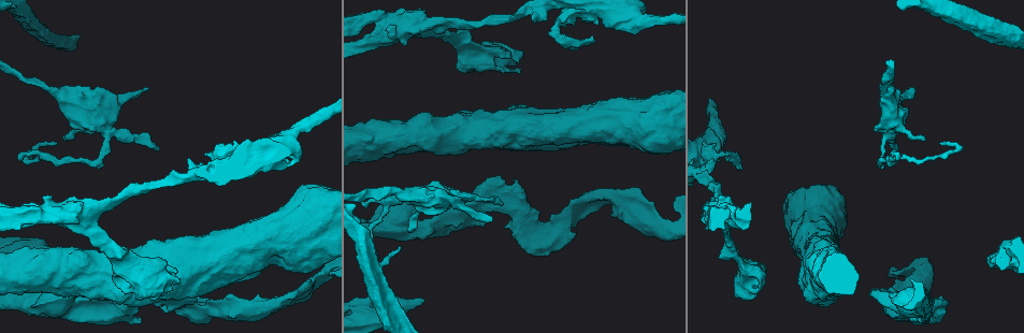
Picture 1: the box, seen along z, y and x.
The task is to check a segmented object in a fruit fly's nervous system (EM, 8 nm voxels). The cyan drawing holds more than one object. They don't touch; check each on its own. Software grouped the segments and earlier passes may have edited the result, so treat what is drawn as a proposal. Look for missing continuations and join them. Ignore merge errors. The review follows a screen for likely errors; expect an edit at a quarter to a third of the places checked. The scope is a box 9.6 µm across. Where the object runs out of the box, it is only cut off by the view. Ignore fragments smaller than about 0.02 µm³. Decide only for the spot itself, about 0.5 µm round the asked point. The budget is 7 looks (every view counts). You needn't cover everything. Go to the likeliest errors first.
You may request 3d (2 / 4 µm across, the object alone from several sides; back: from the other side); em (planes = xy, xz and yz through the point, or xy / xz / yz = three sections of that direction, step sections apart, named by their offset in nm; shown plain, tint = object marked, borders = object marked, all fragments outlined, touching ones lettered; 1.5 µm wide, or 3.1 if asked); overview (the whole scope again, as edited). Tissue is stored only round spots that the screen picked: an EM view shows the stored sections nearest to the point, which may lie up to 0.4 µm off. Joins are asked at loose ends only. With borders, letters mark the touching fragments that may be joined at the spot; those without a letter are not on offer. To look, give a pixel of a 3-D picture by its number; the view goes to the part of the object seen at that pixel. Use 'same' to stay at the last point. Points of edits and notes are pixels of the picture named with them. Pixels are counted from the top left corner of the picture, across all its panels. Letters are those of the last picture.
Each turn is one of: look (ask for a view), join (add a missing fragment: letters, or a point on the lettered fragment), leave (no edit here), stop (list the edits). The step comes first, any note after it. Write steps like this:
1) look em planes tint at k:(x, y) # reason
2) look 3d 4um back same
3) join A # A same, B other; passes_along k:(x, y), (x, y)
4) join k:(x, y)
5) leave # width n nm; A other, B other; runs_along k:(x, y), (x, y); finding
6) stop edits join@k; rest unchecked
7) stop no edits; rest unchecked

look em planes borders at 1:(423, 299) # stops while still wide

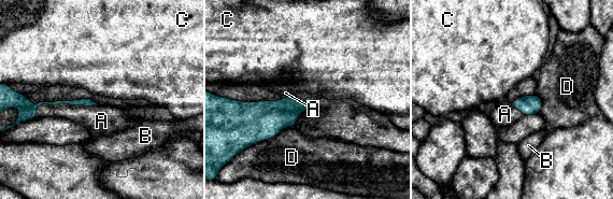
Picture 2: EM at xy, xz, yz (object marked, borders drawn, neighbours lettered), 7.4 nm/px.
join A # A same, B other, C other, D other; passes_along 2:(86, 102), (75, 105), (101, 121); the neuron continues

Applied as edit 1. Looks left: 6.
look em planes borders at 1:(874, 290) # branch stops here

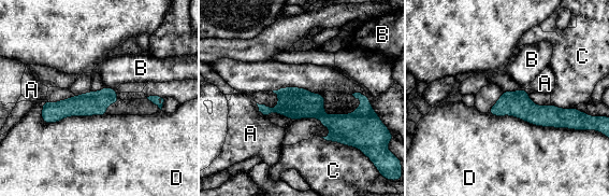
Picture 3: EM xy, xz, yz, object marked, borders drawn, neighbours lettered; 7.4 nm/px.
leave # width 180 nm; A other, B other, C other, D other; border 3:(105, 86), (112, 88); no lettered fragment goes on from it

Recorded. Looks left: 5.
look 3d 4um at 1:(171, 288) # thick end

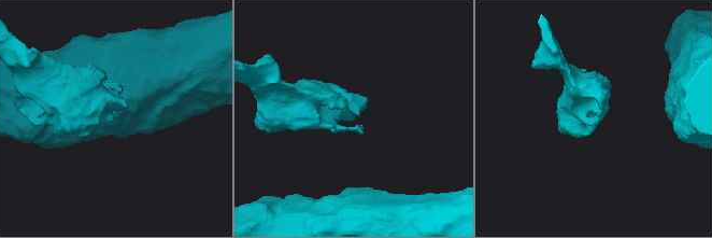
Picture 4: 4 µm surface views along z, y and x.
look em planes borders at 4:(111, 118)

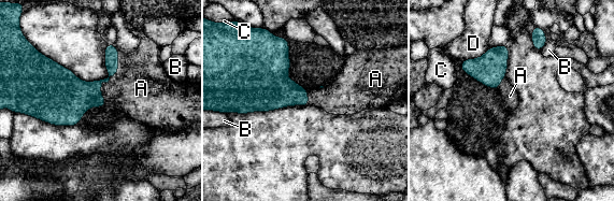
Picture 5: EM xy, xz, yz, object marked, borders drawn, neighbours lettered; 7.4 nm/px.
join A # A same, B other, C other, D other; passes_along 5:(80, 96), (109, 80), (141, 88); it goes on there

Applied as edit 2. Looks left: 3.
stop edits join@2, join@5; rest unchecked

